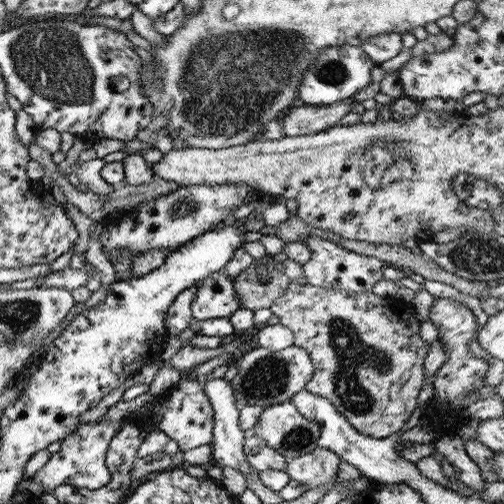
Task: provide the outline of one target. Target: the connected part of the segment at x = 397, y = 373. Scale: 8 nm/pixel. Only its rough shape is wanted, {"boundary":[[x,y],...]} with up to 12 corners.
{"boundary":[[299,284],[268,308],[304,389],[358,433],[398,433],[429,345],[371,291]]}

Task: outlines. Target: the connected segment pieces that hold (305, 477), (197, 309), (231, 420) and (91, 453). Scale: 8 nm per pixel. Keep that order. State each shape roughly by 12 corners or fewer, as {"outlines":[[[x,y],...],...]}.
{"outlines":[[[315,447],[286,474],[312,489],[335,482],[338,456]],[[223,269],[201,279],[190,306],[197,321],[240,308]],[[223,377],[204,381],[214,425],[211,460],[244,477],[238,403]],[[81,423],[32,475],[43,493],[60,484],[101,488],[104,456],[124,426]]]}

